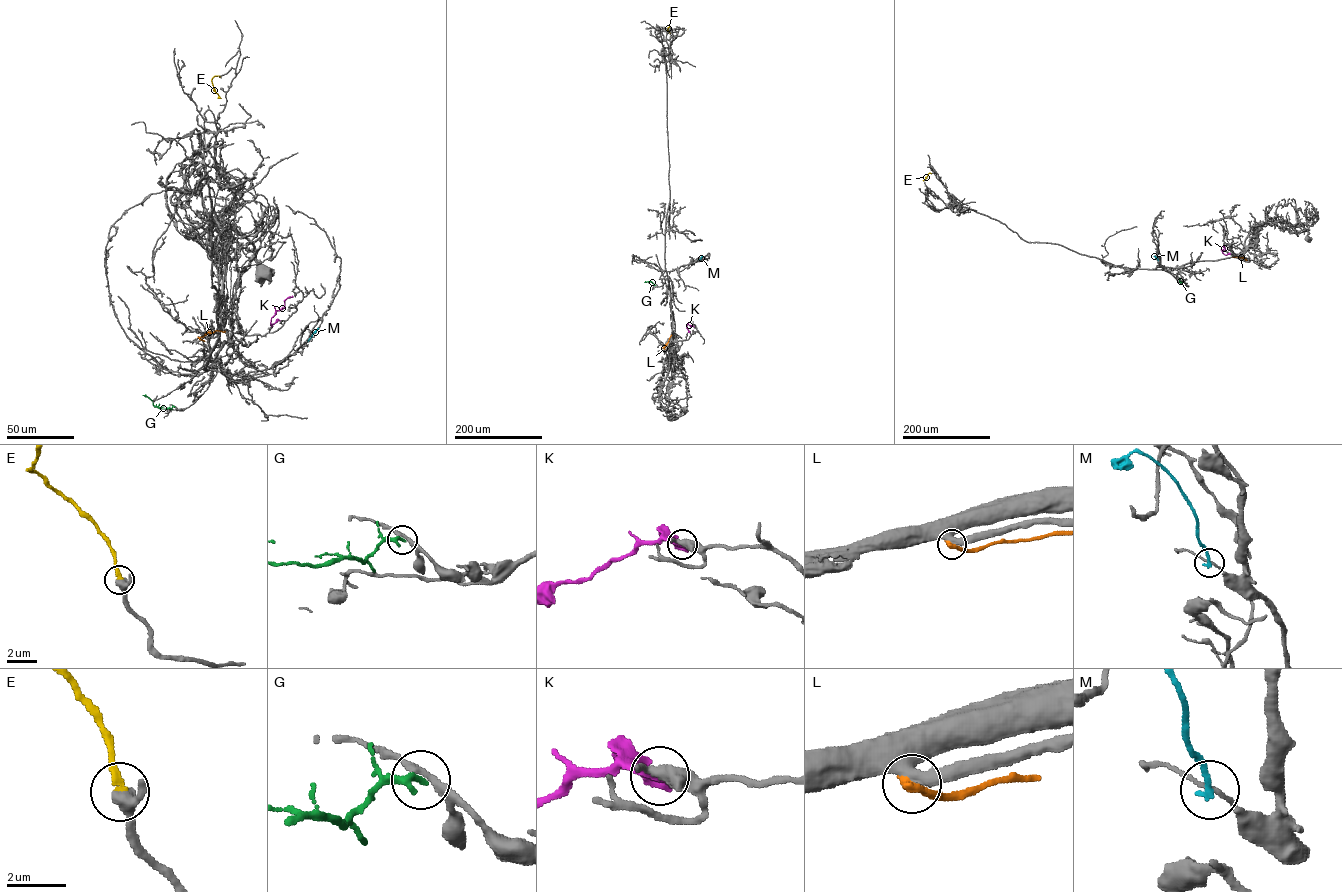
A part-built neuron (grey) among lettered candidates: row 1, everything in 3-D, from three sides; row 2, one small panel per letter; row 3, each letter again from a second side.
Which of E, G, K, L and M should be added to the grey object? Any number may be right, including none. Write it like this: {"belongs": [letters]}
{"belongs": ["E", "K"]}

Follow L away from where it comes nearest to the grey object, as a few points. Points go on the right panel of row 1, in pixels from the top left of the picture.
L: (1233, 257), (1247, 260)

